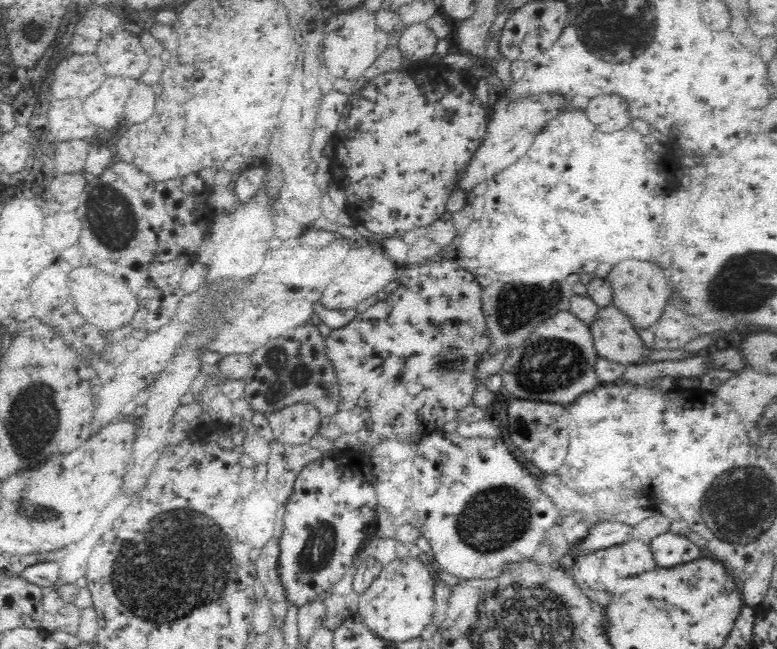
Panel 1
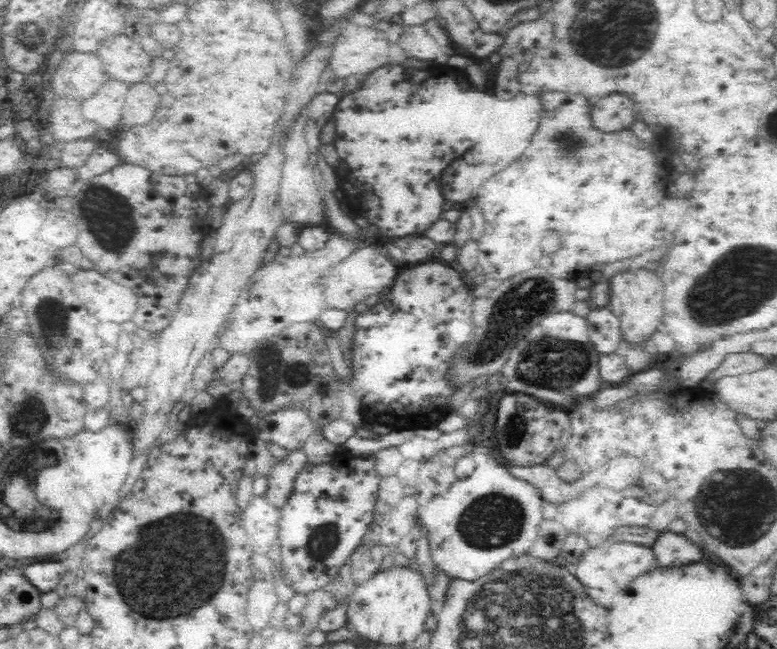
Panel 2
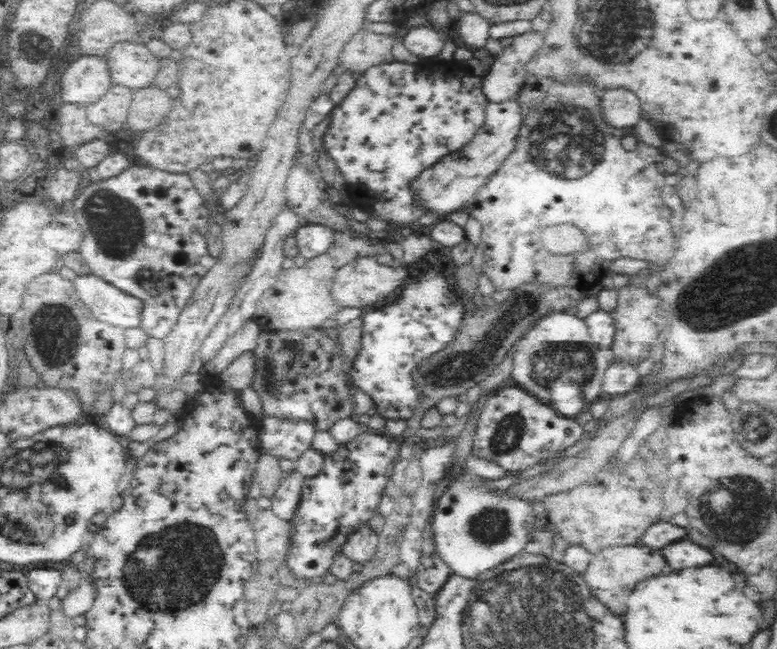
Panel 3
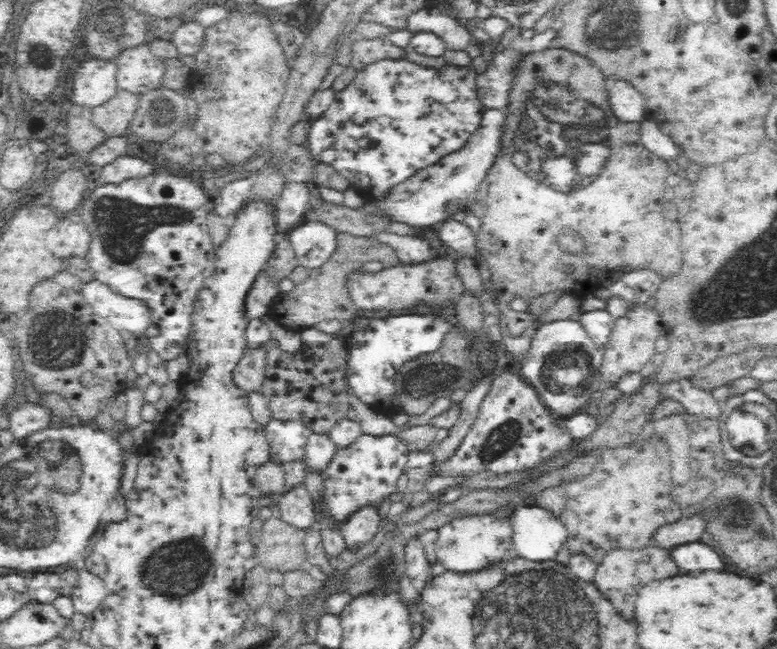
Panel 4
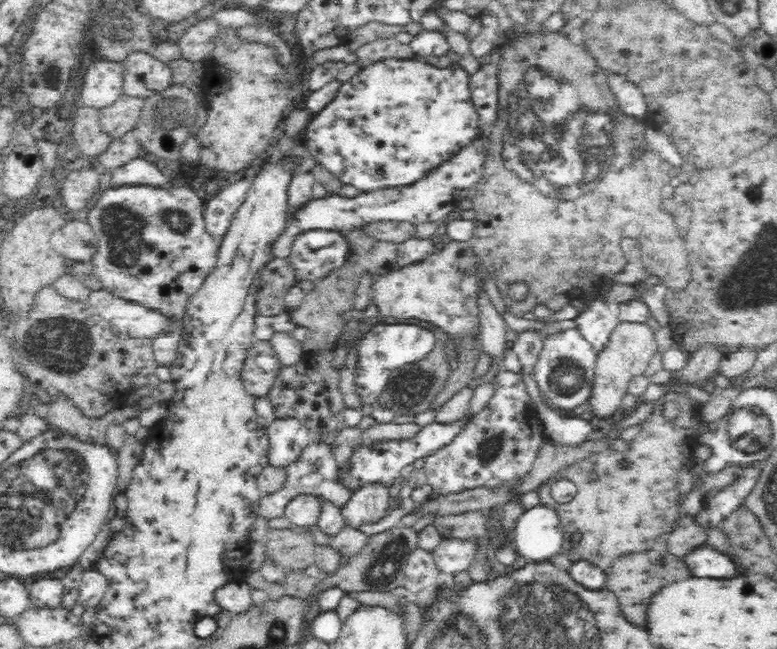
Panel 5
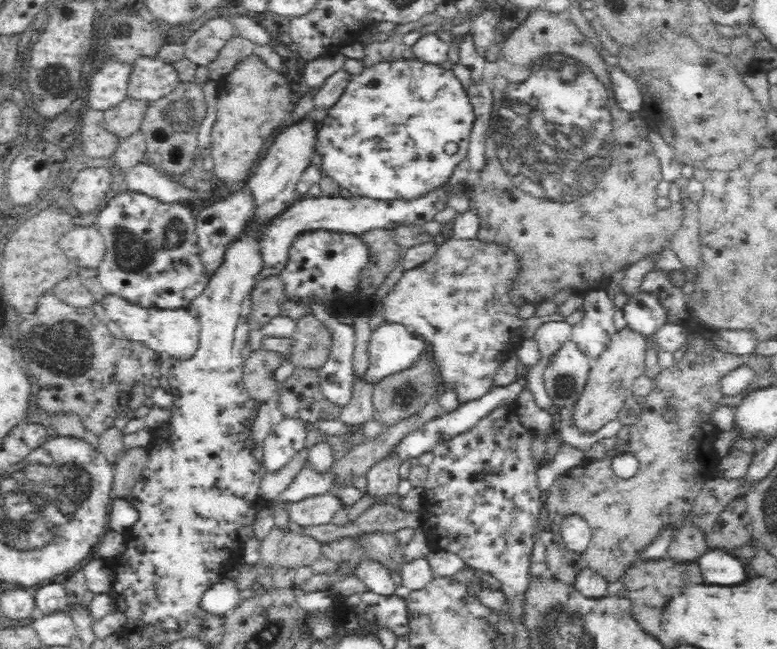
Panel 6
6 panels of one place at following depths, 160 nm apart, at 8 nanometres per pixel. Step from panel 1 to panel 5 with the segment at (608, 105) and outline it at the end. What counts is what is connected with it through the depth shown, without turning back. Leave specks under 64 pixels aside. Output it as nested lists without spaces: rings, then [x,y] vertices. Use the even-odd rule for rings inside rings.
[[[616,73],[609,74],[612,74],[612,76],[606,76],[606,79],[608,84],[610,84],[609,88],[615,96],[619,110],[628,118],[635,118],[637,121],[640,120],[640,118],[646,114],[646,100],[640,89],[636,84],[631,83],[624,75],[616,76]]]

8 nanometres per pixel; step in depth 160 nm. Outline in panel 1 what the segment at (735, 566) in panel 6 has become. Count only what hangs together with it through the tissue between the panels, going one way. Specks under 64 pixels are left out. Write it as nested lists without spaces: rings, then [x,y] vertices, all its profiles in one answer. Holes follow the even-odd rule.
[[[676,528],[673,531],[662,533],[655,536],[649,543],[654,558],[660,566],[676,566],[676,564],[684,564],[684,562],[692,562],[696,558],[700,558],[700,550],[693,541],[688,540],[686,536],[676,536]]]

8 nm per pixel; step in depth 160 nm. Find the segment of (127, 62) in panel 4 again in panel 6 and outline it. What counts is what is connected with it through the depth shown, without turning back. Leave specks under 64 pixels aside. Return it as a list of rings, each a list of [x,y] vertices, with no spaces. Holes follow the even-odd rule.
[[[140,56],[131,64],[127,96],[157,101],[172,92],[179,81],[177,70],[171,64]]]

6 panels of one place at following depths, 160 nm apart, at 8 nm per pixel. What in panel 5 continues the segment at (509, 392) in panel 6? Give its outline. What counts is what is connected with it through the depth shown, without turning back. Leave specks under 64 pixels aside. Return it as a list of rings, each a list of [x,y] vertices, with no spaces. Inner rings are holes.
[[[464,420],[454,425],[440,425],[434,421],[425,426],[414,438],[378,440],[378,442],[370,442],[370,444],[358,444],[353,450],[347,466],[339,468],[338,480],[350,492],[357,492],[360,488],[370,486],[370,484],[390,488],[398,480],[402,468],[408,467],[418,458],[430,456],[436,450],[450,444],[452,439],[462,431],[462,426],[464,426]]]

